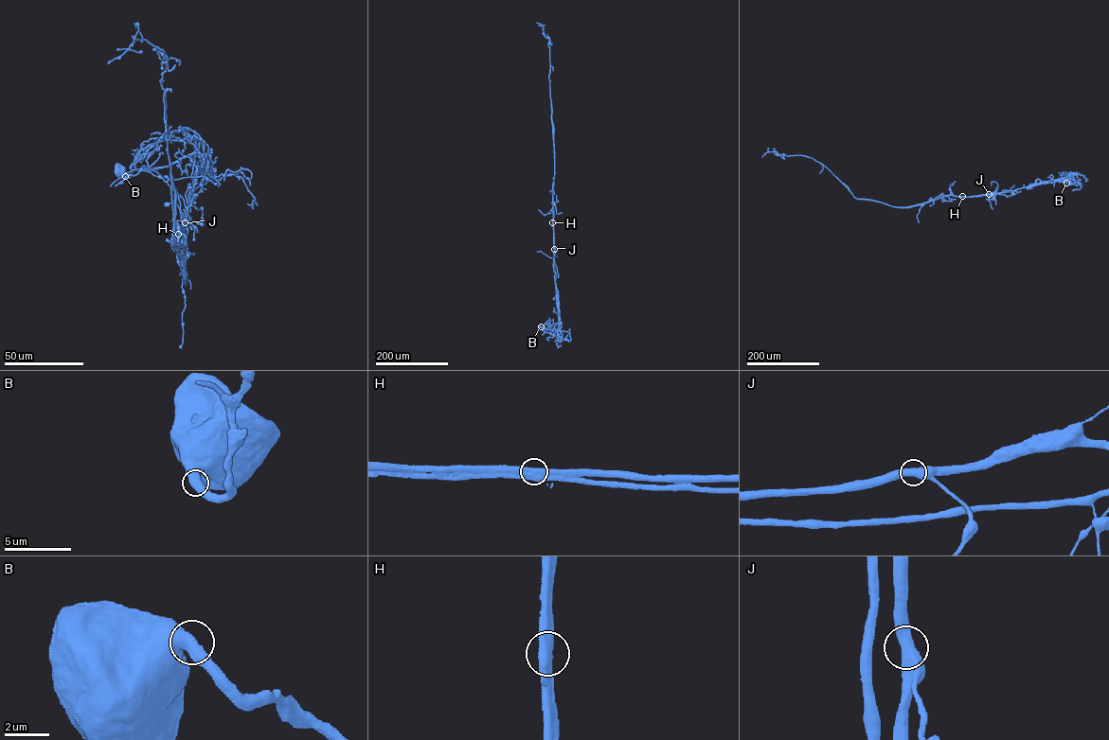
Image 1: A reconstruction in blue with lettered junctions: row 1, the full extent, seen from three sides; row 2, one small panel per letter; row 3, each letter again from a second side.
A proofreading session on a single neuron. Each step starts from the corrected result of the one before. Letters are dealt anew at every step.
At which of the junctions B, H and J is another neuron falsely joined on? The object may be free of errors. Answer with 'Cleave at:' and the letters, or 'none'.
Cleave at: H

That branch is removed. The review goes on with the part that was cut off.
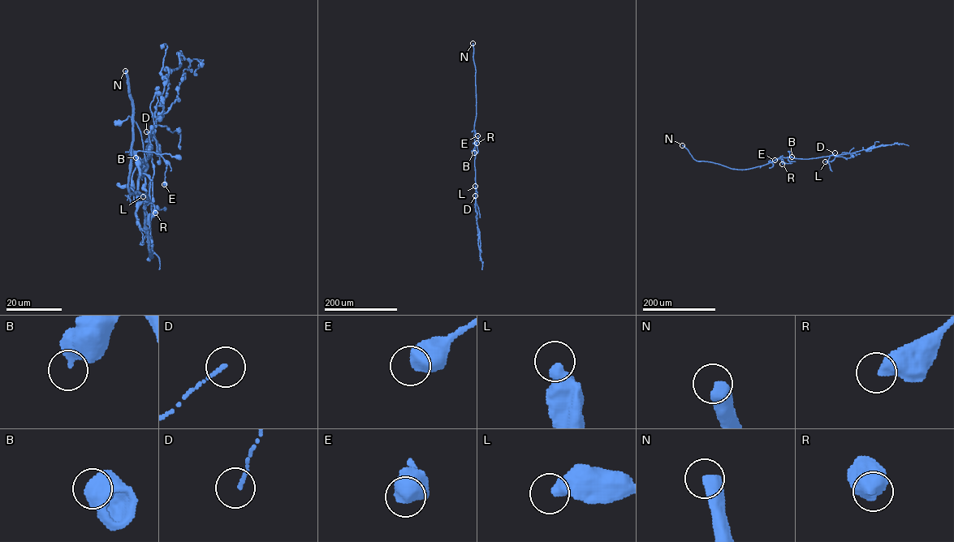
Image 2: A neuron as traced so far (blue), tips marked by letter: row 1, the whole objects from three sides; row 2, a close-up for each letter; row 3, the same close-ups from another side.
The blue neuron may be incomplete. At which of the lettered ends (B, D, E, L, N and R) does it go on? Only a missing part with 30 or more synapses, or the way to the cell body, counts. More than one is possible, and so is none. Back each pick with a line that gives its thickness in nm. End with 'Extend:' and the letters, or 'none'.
N: Thickness 460 nm
Extend: N

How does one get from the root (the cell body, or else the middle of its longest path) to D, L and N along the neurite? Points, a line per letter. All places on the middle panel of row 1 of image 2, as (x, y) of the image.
D: (476, 153), (475, 195)
L: (476, 153), (475, 186)
N: (476, 153), (476, 70), (472, 43)

